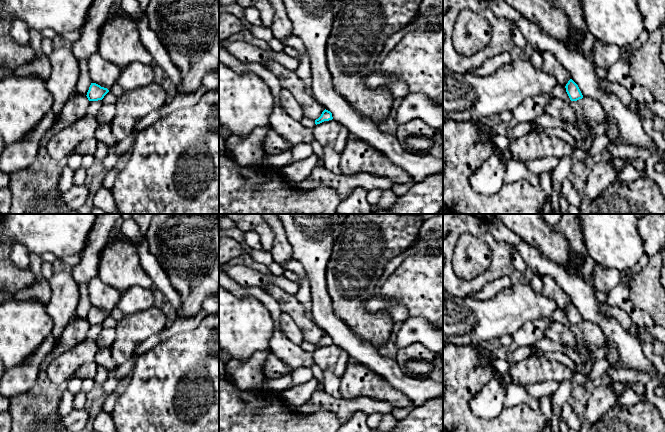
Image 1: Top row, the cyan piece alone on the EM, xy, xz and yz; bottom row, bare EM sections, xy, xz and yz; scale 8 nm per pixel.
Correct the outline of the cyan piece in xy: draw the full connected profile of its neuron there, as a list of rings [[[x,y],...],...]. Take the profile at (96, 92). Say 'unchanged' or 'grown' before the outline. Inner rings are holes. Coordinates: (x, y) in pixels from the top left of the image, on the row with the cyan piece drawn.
unchanged | [[[91,83],[86,96],[89,101],[98,101],[102,100],[108,92],[107,88],[101,87],[96,83]]]

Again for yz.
unchanged | [[[570,79],[568,81],[565,88],[566,88],[566,92],[571,101],[577,101],[577,100],[583,98],[583,95],[580,91],[578,85],[572,79]]]

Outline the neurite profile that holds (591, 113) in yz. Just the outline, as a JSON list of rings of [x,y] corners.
[[[583,97],[577,101],[571,101],[569,105],[580,118],[579,121],[572,122],[579,129],[588,131],[603,122],[607,116],[600,102],[591,98]]]

